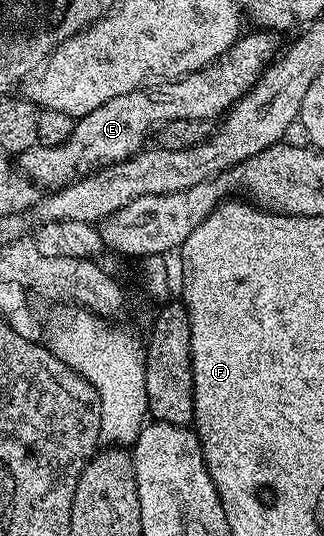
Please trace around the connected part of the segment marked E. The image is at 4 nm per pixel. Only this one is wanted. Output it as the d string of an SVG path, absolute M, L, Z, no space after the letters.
M268 29L255 30L250 35L243 34L222 58L201 71L181 75L180 78L171 81L157 82L152 85L156 87L150 88L149 91L137 89L130 93L122 93L118 97L110 97L110 101L98 105L98 109L76 120L70 137L62 145L37 145L26 149L18 157L19 170L41 188L56 189L61 185L71 184L81 173L91 172L101 165L122 163L135 155L145 146L144 134L147 133L148 127L154 126L155 123L167 125L170 121L183 119L219 120L252 90L261 75L277 58L276 50L279 49L280 43L272 36L275 34Z

